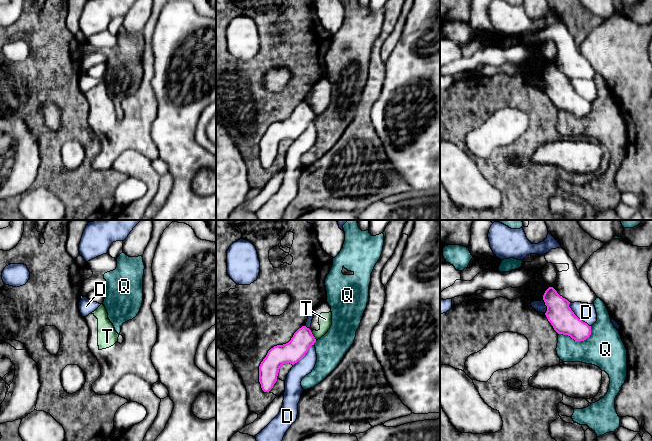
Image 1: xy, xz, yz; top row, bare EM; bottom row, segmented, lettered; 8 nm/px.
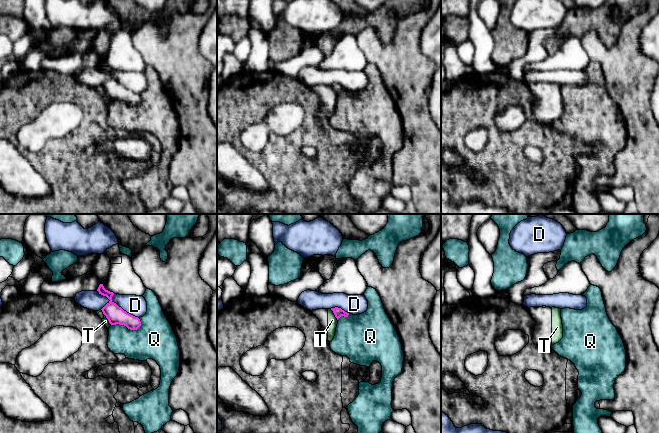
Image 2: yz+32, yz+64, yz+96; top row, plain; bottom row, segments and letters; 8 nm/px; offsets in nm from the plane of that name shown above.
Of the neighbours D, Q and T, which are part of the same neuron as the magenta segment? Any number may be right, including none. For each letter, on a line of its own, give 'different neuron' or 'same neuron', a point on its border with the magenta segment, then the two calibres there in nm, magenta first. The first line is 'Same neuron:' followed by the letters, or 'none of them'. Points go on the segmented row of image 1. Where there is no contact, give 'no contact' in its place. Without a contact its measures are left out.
Same neuron: none of them
D: different neuron; meets magenta in yz at (576, 316); 200 nm thick on the magenta side, 150 nm on the other
Q: different neuron; meets magenta in yz at (579, 340); 200 nm thick on the magenta side, 300 nm on the other
T: different neuron; meets magenta in xz at (312, 335); 170 nm thick on the magenta side, 110 nm on the other

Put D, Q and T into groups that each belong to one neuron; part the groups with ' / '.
D / Q / T

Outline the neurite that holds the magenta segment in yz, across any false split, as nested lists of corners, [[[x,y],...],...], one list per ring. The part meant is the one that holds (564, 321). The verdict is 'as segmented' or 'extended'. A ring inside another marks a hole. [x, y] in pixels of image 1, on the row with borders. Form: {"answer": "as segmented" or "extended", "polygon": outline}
{"answer": "as segmented", "polygon": [[[549,287],[543,300],[547,306],[548,321],[558,334],[568,335],[575,341],[584,341],[591,335],[591,326],[579,319],[569,307],[570,302]]]}

